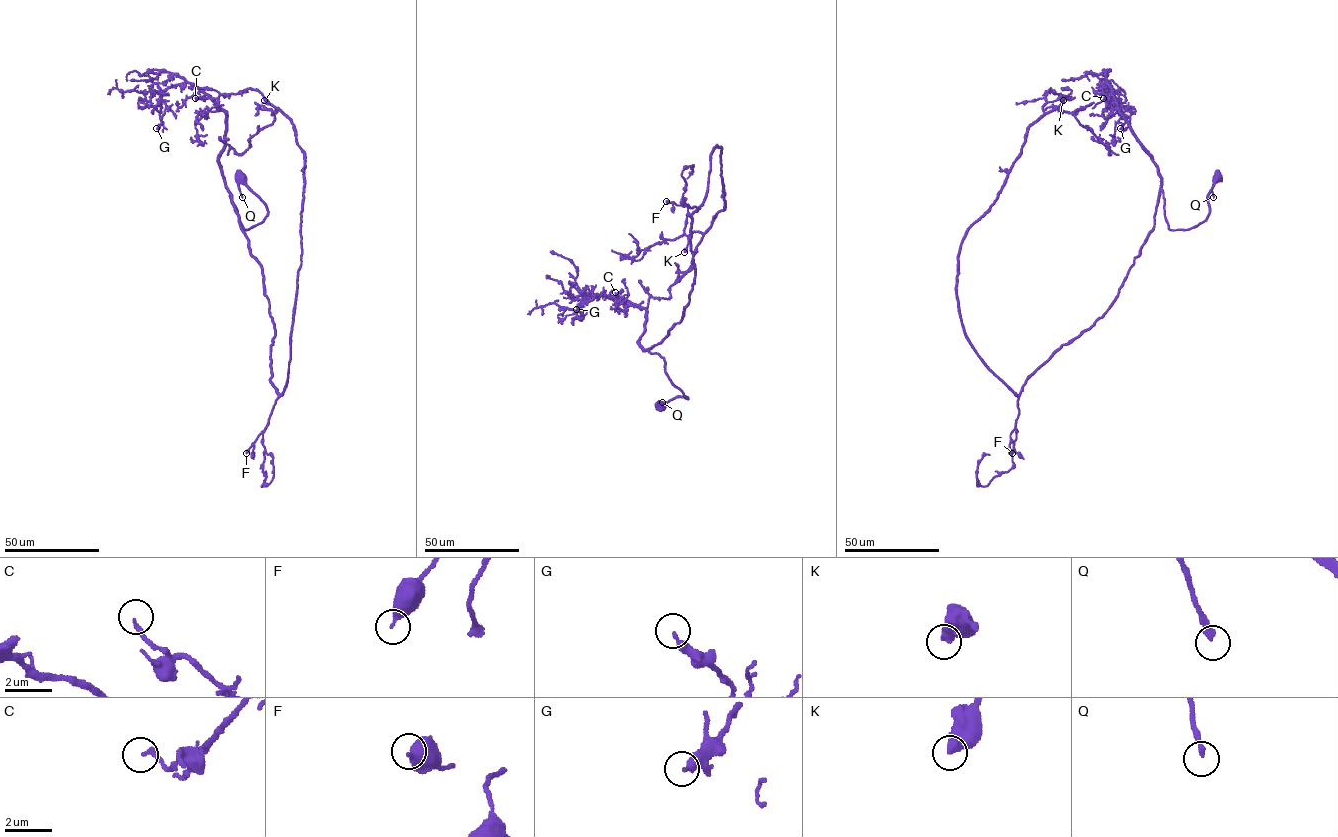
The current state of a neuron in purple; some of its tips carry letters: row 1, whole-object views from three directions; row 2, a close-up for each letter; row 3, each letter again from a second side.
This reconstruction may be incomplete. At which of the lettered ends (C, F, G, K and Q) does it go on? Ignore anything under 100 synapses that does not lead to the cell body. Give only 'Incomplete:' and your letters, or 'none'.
Incomplete: none

